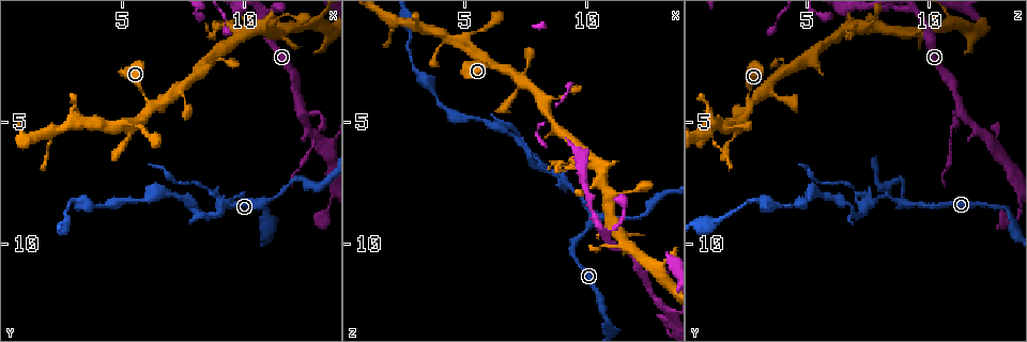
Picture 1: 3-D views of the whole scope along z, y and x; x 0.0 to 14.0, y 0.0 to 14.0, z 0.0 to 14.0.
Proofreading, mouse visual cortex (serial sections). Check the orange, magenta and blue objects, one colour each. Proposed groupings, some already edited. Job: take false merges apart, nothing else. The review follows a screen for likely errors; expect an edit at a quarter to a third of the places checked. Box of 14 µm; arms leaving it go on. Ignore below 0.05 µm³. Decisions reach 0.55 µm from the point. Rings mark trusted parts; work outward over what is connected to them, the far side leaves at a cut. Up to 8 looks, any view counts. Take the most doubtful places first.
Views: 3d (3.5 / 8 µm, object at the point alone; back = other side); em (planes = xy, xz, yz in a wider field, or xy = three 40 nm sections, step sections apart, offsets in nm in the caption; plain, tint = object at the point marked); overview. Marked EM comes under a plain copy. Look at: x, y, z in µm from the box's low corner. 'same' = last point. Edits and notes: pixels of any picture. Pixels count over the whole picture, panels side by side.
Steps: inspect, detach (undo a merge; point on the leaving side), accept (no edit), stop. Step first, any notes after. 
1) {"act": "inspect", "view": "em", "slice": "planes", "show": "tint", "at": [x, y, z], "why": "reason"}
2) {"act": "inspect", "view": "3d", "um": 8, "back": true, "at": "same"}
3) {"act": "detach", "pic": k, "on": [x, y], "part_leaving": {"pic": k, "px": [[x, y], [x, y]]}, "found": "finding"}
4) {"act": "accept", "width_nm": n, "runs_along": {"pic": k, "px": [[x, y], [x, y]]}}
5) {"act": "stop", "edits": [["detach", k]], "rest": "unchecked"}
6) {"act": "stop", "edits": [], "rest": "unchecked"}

{"act": "inspect", "view": "3d", "um": 3.5, "at": [12.2, 4.6, 11.3], "why": "abrupt turn"}

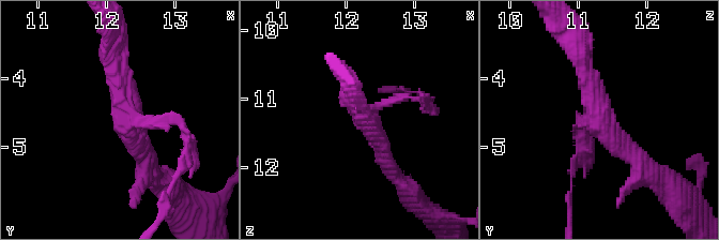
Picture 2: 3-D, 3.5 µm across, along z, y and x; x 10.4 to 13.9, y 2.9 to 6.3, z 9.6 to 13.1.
{"act": "inspect", "view": "em", "slice": "xy", "step": 2, "show": "tint", "at": [12.30, 4.60, 11.30], "arms": 3, "arm_widths_nm": [100, 200, 250], "why": "now the EM"}

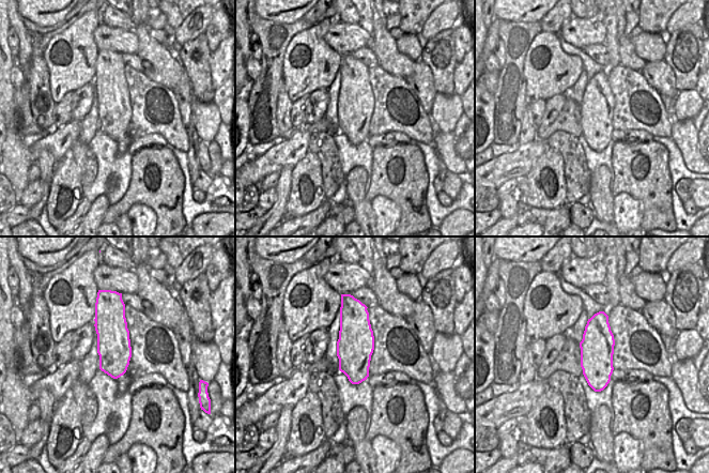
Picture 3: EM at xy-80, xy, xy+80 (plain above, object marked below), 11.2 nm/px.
{"act": "detach", "pic": 2, "on": [581, 149], "part_leaving": {"pic": 2, "px": [[577, 125], [571, 191]]}, "found": "a second cell is stuck on"}

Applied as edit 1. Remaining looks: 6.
{"act": "inspect", "view": "overview"}

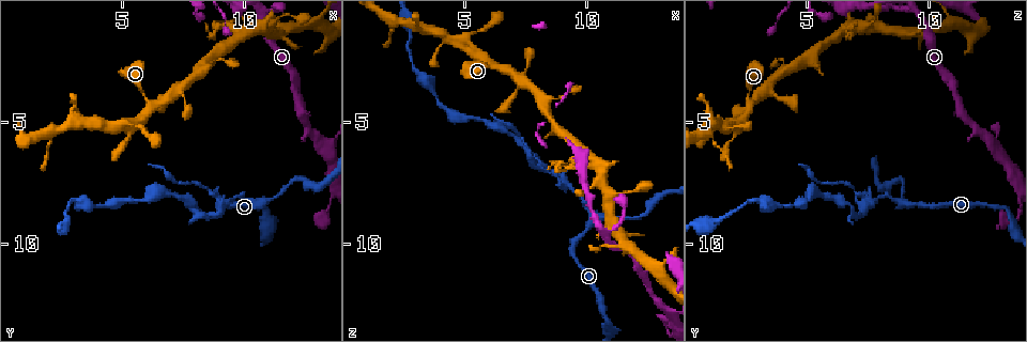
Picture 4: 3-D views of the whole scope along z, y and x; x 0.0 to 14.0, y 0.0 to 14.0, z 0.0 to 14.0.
{"act": "inspect", "view": "3d", "um": 8, "at": [10.2, 8.3, 8.9]}

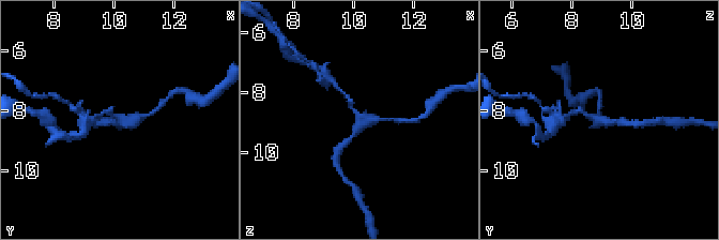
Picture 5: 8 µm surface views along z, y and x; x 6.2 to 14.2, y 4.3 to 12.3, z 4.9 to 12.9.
{"act": "inspect", "view": "em", "slice": "xy", "step": 3, "show": "tint", "at": [10.3, 8.3, 9.0]}

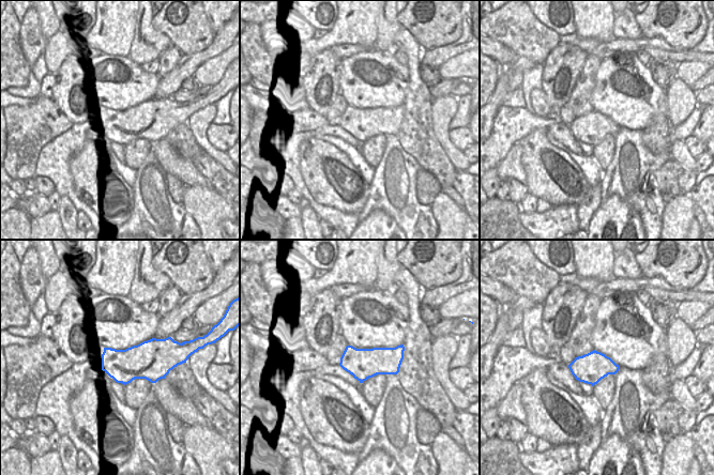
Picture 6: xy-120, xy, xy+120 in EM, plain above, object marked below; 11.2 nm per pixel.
{"act": "detach", "pic": 5, "on": [575, 113], "part_leaving": {"pic": 5, "px": [[591, 116], [577, 110], [557, 122]]}, "found": "a second cell is stuck on"}

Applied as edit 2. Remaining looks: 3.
{"act": "stop", "edits": [["detach", 2], ["detach", 5]], "rest": "unchecked"}

